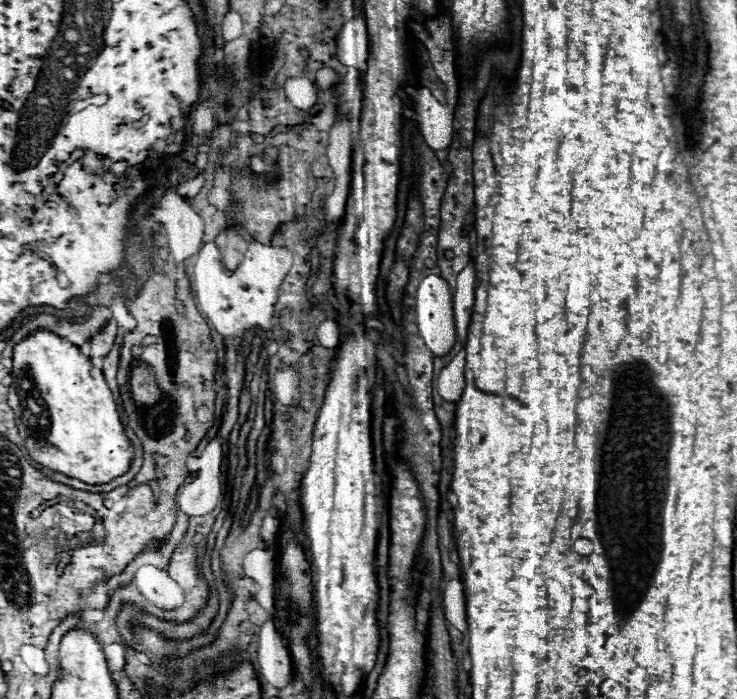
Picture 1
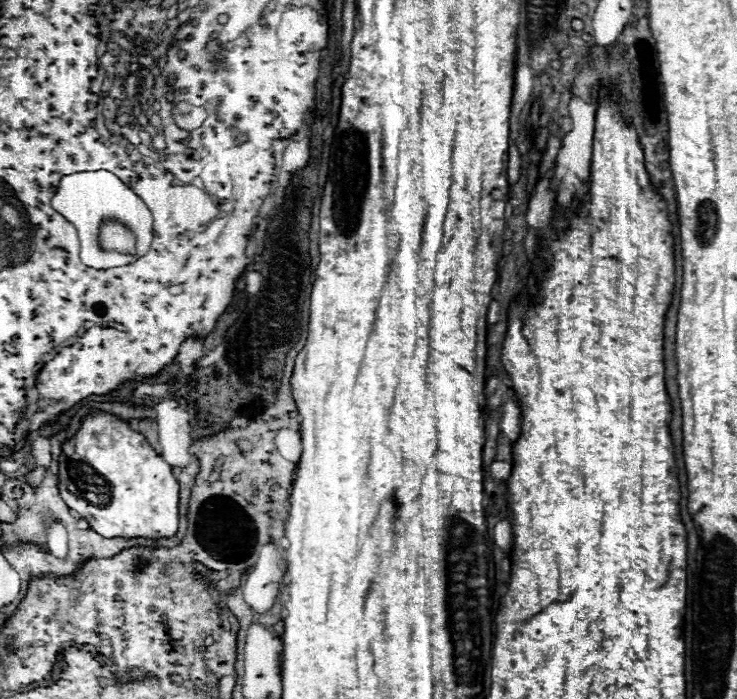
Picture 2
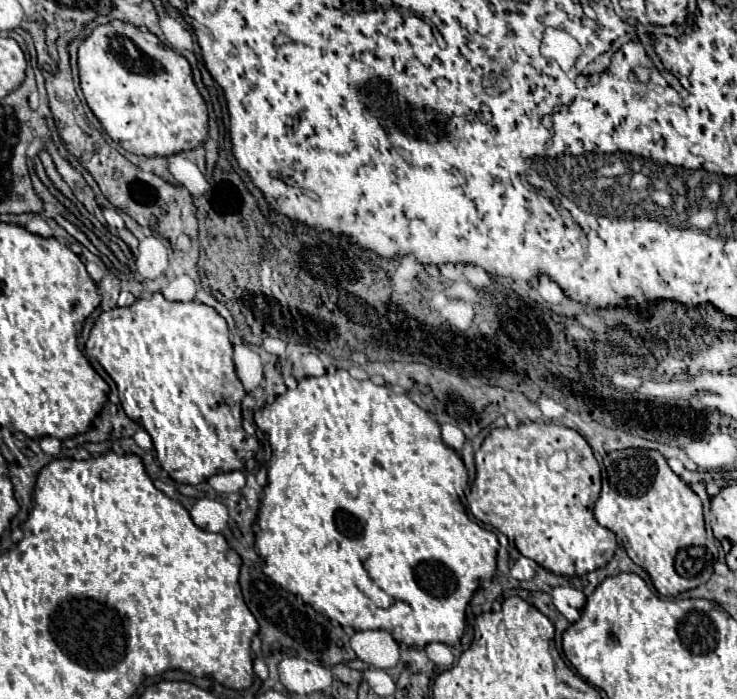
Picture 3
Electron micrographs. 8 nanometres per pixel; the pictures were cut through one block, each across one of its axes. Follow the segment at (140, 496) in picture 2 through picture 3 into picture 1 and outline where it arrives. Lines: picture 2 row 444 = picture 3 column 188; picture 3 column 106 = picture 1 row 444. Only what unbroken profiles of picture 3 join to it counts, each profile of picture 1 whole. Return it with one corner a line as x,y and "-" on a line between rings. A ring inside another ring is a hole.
36,330
14,346
8,406
16,414
16,426
30,458
40,466
60,472
68,478
76,478
84,484
106,484
130,470
134,460
134,444
124,432
114,396
102,372
80,354
78,346
66,338
48,330

